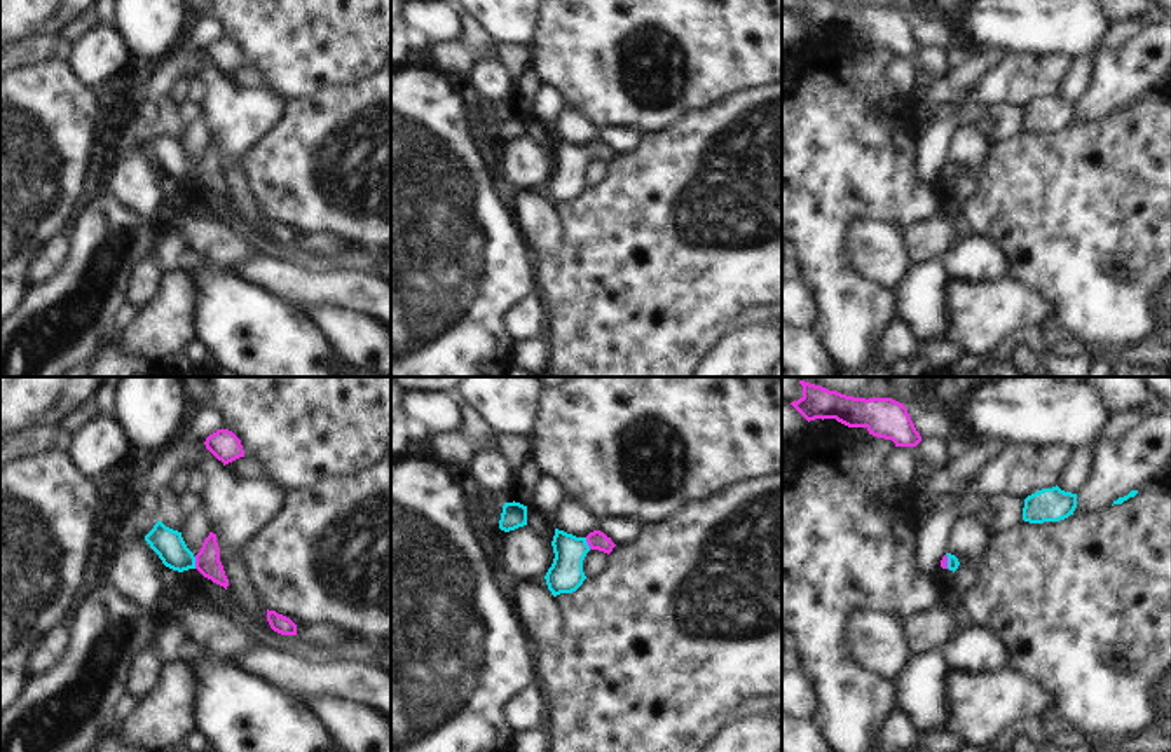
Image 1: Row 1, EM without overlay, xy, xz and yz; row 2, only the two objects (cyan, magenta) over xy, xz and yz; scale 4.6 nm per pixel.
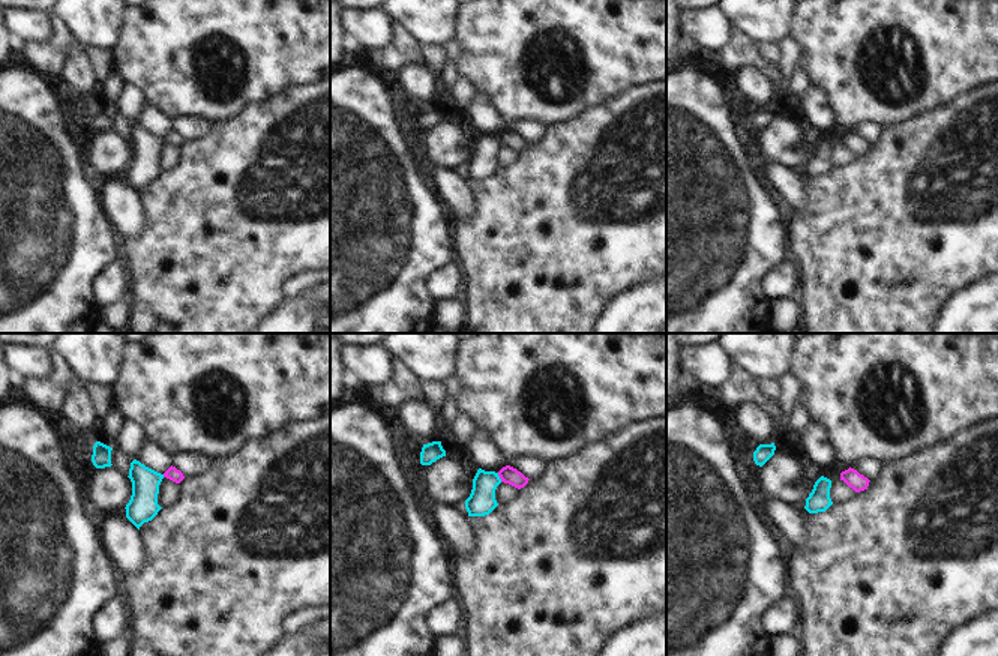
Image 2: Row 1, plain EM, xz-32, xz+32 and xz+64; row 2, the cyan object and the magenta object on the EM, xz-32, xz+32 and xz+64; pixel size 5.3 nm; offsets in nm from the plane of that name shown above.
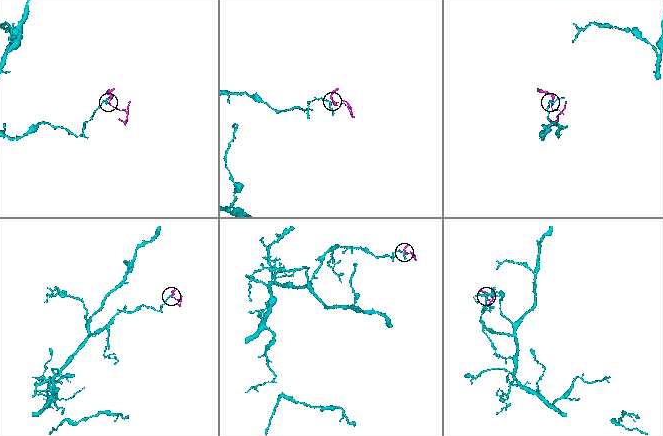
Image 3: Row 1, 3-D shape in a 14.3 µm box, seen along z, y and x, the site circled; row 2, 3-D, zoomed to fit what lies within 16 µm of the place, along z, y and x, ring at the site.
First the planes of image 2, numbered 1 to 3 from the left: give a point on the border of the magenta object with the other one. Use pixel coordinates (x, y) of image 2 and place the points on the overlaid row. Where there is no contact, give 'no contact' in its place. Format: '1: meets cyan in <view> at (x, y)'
1: no contact
2: meets cyan in xz+32 at (498, 478)
3: no contact

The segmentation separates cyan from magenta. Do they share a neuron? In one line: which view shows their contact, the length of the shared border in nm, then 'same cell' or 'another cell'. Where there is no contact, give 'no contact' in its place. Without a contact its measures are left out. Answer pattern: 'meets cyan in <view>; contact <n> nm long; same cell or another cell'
meets cyan in xy; contact 60 nm long; same cell

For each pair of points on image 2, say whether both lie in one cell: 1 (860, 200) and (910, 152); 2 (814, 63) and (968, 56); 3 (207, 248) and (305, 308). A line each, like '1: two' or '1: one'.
1: one
2: one
3: two

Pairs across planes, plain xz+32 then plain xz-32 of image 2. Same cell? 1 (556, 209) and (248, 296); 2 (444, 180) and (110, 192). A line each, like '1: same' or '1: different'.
1: same
2: same

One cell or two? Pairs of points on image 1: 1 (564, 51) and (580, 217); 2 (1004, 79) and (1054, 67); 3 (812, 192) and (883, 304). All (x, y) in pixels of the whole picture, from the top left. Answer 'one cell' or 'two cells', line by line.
1: two cells
2: one cell
3: one cell

